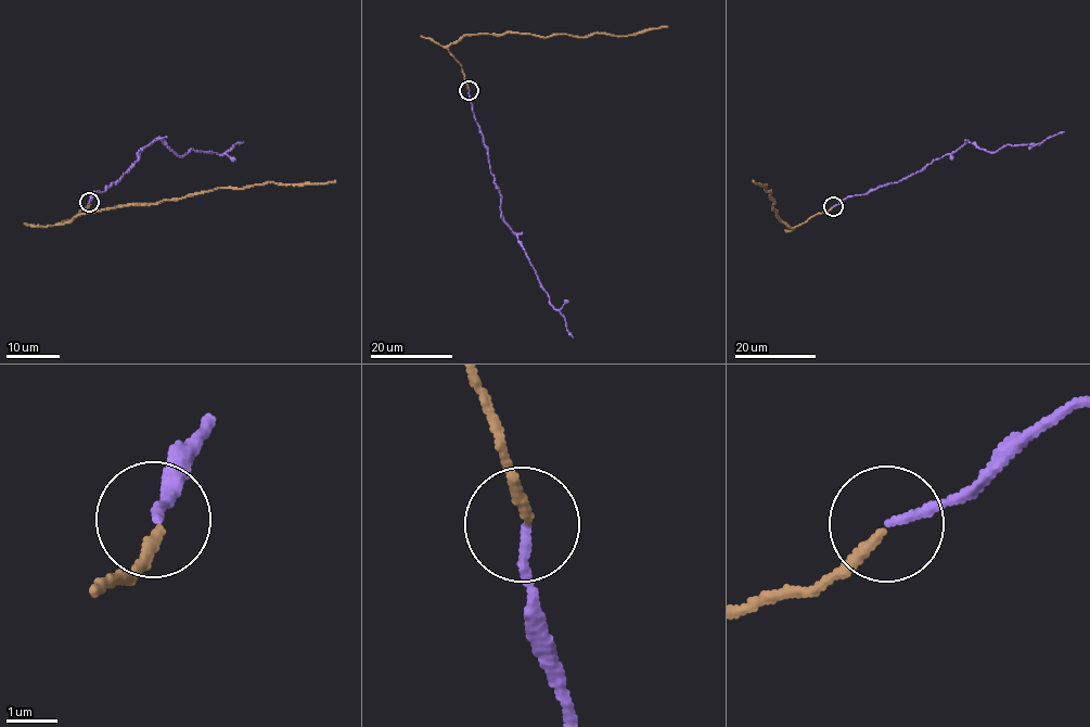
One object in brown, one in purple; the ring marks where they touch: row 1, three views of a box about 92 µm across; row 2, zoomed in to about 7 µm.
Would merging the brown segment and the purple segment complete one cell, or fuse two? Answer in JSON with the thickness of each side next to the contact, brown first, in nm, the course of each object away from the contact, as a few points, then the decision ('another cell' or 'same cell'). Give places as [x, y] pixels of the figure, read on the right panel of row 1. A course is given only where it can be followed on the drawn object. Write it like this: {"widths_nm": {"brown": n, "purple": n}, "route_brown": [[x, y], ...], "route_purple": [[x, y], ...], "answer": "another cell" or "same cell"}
{"widths_nm": {"brown": 200, "purple": 170}, "route_brown": [[833, 206], [804, 222], [789, 227], [771, 208], [774, 202], [767, 185], [753, 180]], "route_purple": [[833, 206], [848, 196], [907, 179], [967, 142], [997, 152], [1007, 145], [1040, 144], [1064, 131]], "answer": "same cell"}

